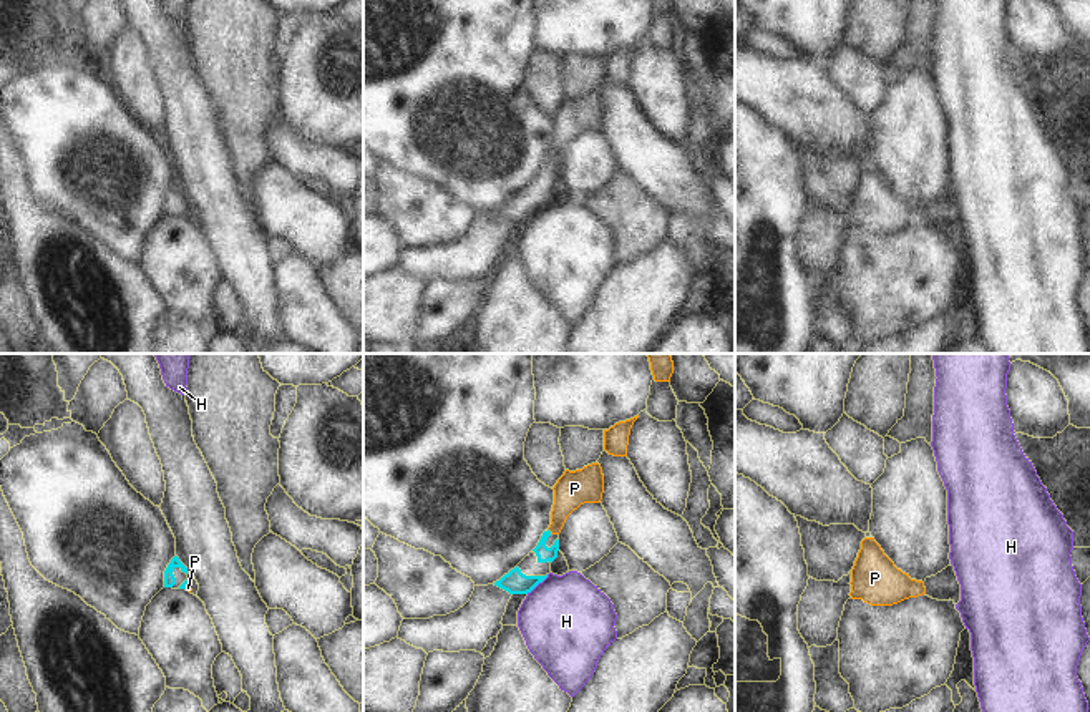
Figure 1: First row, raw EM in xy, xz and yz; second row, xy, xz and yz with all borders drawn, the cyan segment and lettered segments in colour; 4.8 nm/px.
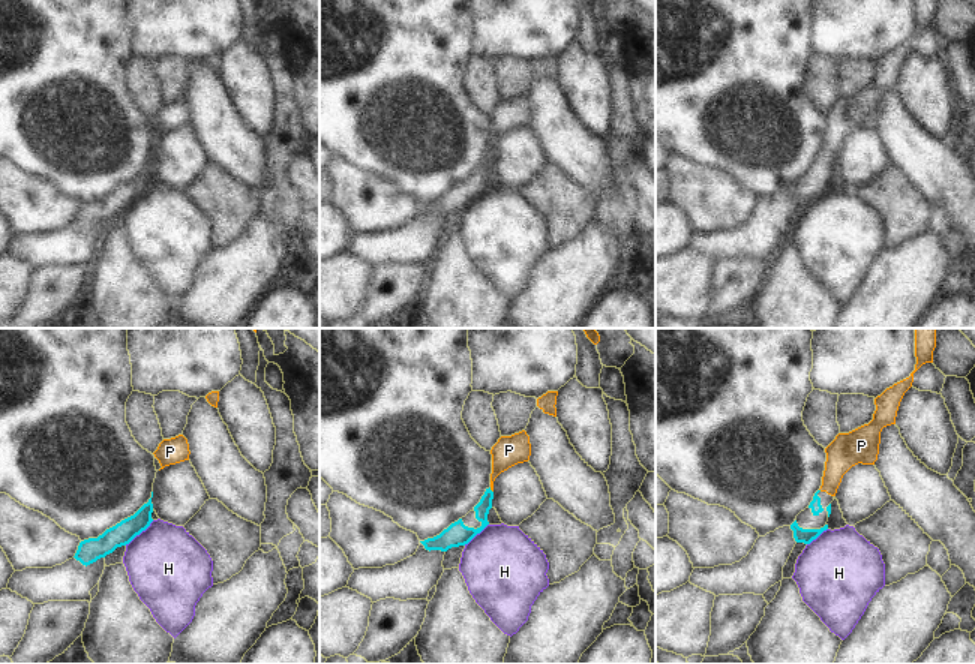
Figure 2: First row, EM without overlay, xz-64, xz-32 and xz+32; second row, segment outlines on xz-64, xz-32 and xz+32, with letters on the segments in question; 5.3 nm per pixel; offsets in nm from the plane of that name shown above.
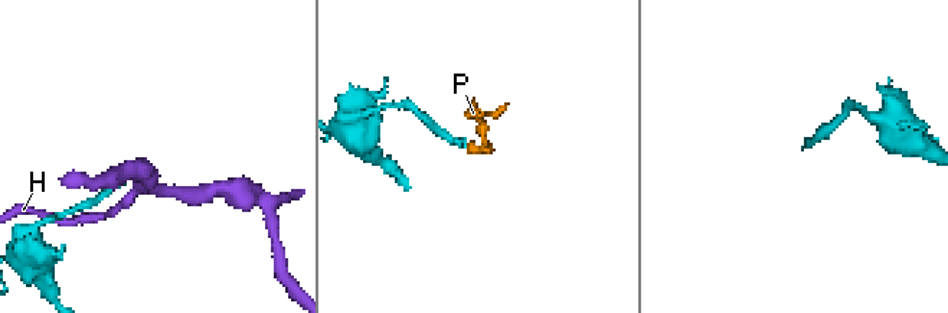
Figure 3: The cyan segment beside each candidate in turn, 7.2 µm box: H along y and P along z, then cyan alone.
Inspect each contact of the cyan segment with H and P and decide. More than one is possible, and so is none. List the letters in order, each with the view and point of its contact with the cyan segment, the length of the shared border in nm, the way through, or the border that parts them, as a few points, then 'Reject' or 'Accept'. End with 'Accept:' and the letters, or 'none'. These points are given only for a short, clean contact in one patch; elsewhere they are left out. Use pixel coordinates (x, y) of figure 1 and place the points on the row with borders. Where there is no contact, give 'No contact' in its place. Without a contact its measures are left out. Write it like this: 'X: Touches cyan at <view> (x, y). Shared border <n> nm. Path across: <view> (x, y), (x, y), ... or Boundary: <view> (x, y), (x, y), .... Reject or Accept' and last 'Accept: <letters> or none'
H: Touches cyan at xz (536, 585). Shared border 140 nm. Boundary: xz (548, 575), (526, 593). Reject
P: Touches cyan at xz (549, 531). Shared border 40 nm. Path across: xz (543, 553), (543, 538), (549, 531), (574, 488). Accept
Accept: P

